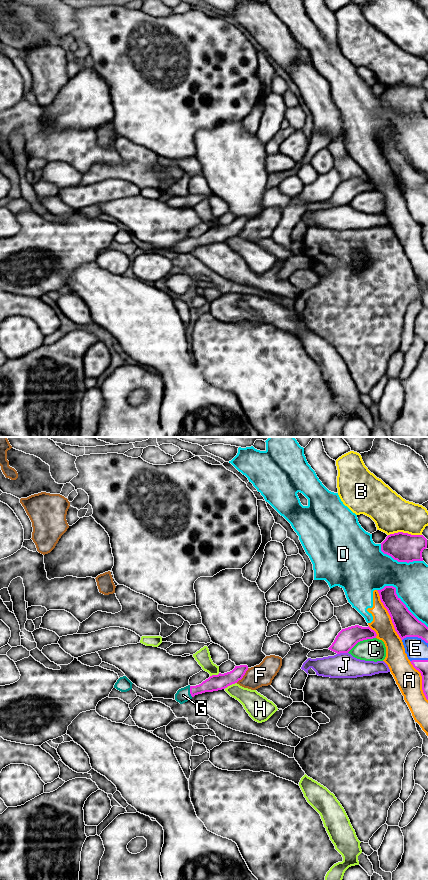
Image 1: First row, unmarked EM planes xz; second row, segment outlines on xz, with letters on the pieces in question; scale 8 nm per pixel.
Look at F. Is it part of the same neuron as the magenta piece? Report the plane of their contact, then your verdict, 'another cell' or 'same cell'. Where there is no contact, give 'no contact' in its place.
xz | another cell

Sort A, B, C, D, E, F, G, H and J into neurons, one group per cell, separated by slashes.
A D / B / C / E G / F / H / J

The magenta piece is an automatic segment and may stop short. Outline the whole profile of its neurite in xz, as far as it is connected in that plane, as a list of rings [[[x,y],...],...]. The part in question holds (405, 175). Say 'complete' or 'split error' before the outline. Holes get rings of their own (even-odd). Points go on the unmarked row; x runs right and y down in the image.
split error | [[[385,138],[377,143],[403,194],[408,211],[421,225],[422,242],[428,252],[428,179],[408,162],[397,148],[395,139]]]

